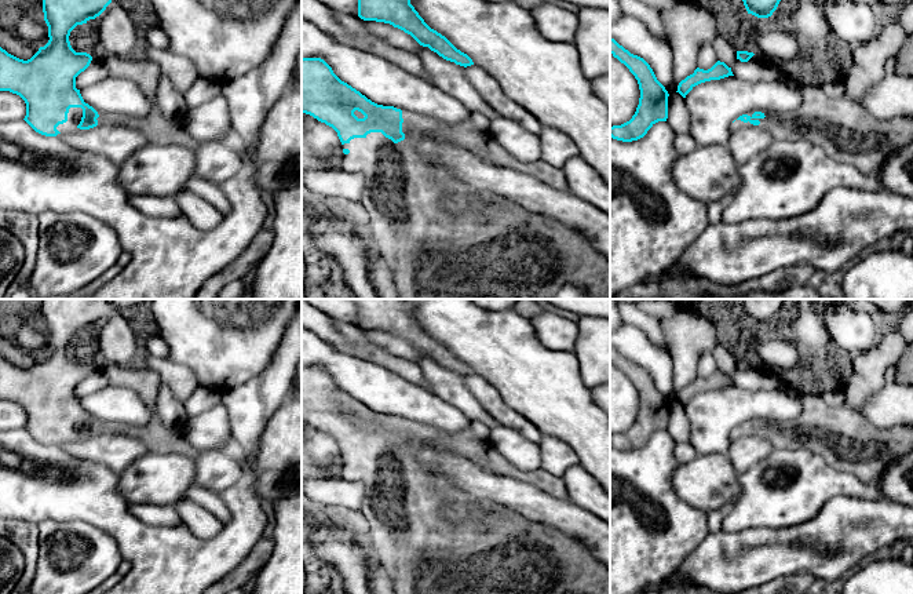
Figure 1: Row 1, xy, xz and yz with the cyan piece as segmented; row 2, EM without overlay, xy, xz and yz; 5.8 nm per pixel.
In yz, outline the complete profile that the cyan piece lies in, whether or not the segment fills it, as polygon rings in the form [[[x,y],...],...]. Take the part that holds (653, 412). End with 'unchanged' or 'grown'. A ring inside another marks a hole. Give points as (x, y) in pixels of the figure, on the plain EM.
[[[610,347],[610,362],[624,372],[635,385],[640,398],[639,413],[632,427],[621,434],[610,436],[610,445],[622,451],[643,447],[658,430],[668,427],[668,400],[657,389],[650,373],[640,365],[631,362],[614,347]]]; unchanged

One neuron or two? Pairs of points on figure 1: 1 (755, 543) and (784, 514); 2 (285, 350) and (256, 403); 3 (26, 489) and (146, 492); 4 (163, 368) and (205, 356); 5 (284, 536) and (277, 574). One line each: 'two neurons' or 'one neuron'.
1: two neurons
2: one neuron
3: two neurons
4: two neurons
5: one neuron

